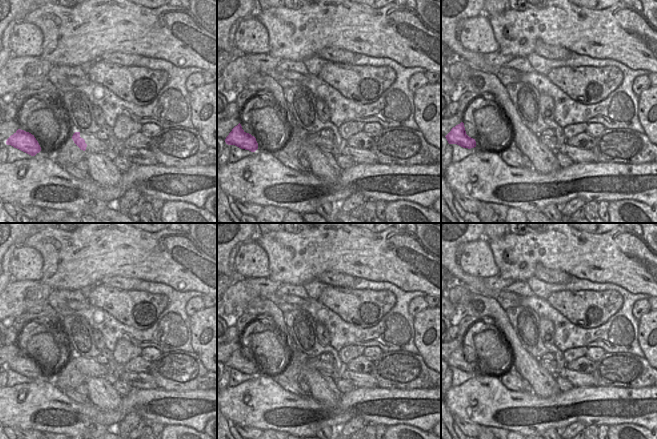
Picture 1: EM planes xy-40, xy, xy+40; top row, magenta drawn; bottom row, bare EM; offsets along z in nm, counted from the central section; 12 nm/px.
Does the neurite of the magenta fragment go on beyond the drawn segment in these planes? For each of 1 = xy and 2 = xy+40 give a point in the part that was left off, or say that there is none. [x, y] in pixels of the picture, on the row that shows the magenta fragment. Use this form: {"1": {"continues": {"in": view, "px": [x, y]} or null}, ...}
{"1": {"continues": null}, "2": {"continues": null}}

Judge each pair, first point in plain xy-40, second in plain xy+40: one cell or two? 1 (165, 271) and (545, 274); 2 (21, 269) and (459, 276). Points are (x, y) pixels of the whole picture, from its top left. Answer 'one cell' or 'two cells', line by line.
1: two cells
2: two cells

